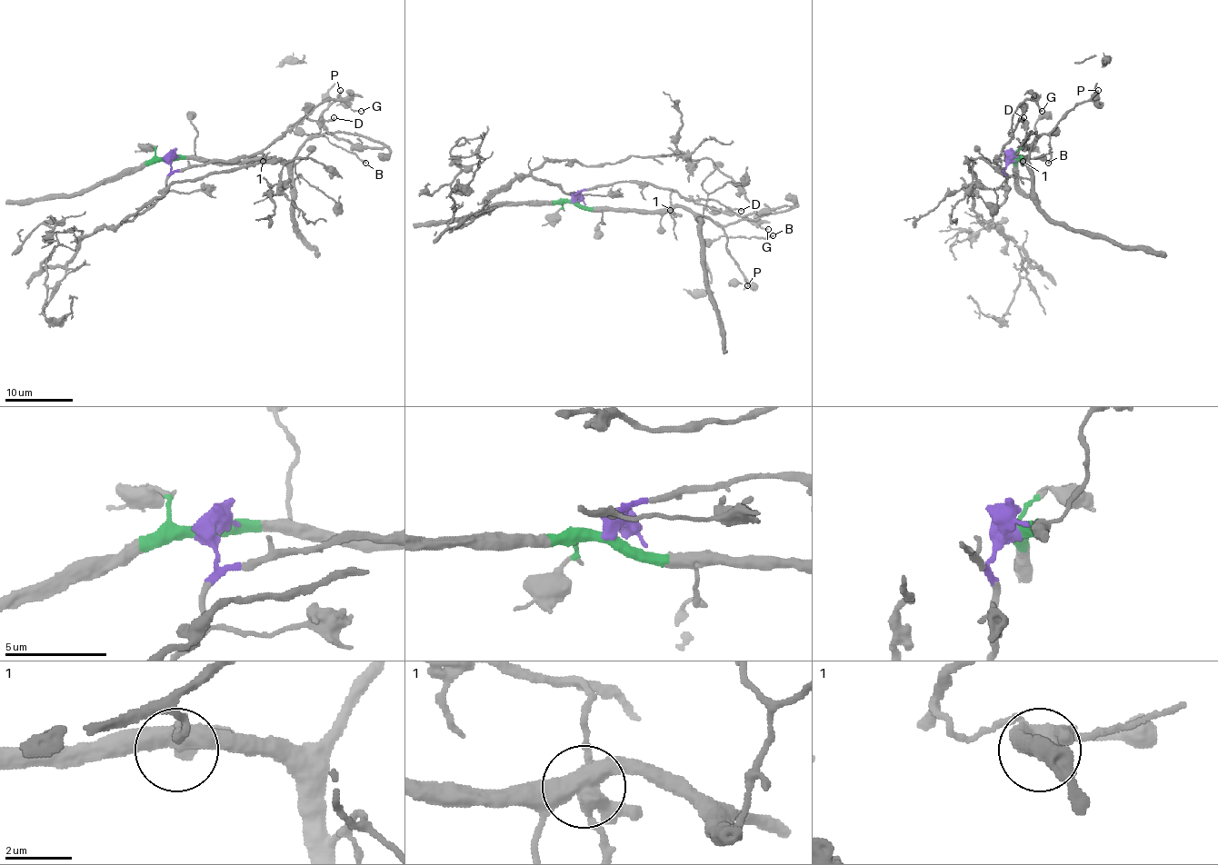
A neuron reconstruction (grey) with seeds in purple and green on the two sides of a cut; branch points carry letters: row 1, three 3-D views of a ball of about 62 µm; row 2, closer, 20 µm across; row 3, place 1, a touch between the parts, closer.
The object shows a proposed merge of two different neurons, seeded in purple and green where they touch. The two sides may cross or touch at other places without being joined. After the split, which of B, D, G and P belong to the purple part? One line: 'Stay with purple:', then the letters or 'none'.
Stay with purple: D, G

